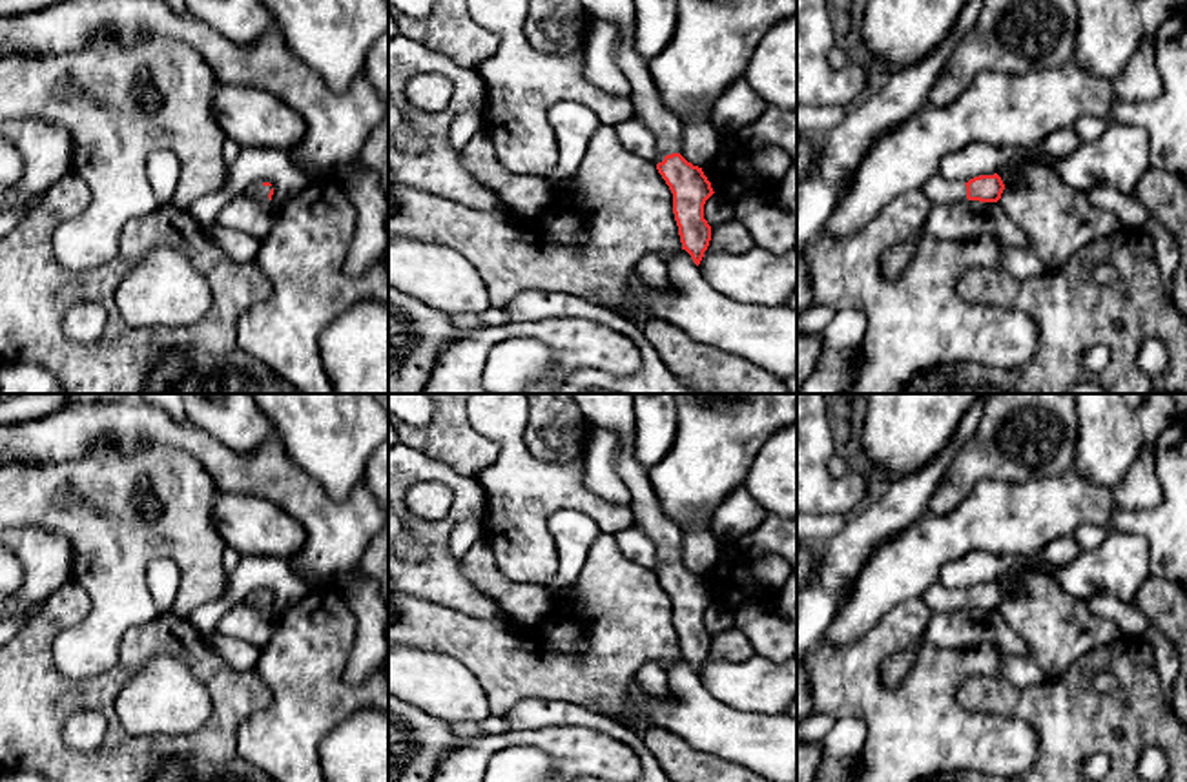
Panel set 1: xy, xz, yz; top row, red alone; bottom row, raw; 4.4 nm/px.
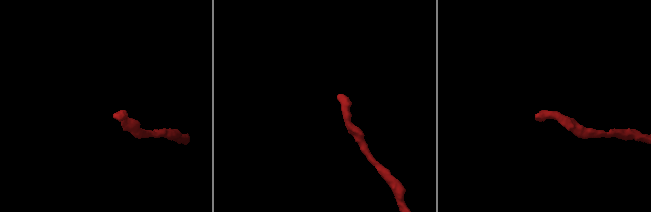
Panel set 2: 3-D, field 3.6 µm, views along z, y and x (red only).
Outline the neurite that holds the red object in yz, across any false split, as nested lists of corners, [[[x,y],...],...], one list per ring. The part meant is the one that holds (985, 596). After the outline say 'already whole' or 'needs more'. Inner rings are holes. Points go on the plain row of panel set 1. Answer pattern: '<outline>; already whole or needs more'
[[[997,581],[979,583],[968,591],[959,591],[935,583],[921,596],[923,603],[934,612],[954,612],[959,609],[997,611],[1005,592]]]; needs more

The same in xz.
[[[635,394],[571,396],[593,427],[613,430],[618,436],[616,472],[631,494],[635,523],[653,541],[658,560],[666,563],[656,578],[673,602],[673,622],[682,658],[698,674],[711,649],[704,612],[715,600],[702,576],[680,563],[682,530],[666,516],[655,496],[649,470],[635,456]]]; needs more

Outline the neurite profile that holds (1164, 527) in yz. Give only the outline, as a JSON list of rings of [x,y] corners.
[[[1178,414],[1154,445],[1163,499],[1147,510],[1114,505],[1110,529],[1149,541],[1149,574],[1178,583],[1187,596],[1187,414]]]

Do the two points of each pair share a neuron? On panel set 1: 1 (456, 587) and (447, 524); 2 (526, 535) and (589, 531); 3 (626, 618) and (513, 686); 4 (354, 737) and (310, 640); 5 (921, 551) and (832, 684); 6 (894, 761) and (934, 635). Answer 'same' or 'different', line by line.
1: same
2: different
3: same
4: different
5: different
6: different

